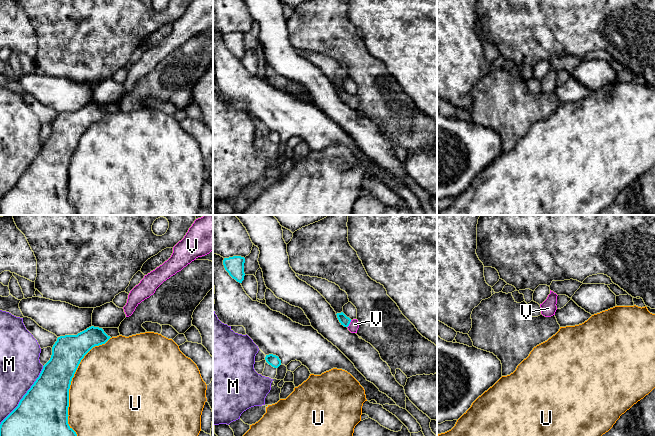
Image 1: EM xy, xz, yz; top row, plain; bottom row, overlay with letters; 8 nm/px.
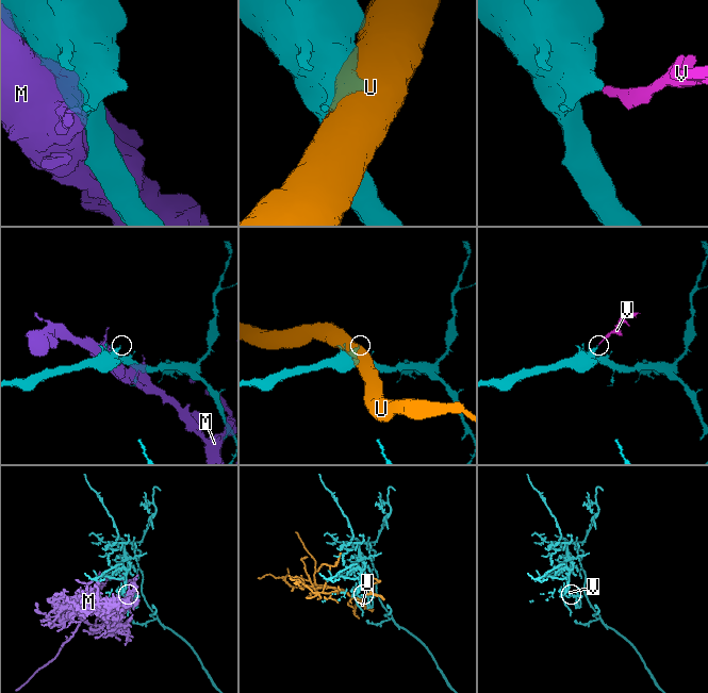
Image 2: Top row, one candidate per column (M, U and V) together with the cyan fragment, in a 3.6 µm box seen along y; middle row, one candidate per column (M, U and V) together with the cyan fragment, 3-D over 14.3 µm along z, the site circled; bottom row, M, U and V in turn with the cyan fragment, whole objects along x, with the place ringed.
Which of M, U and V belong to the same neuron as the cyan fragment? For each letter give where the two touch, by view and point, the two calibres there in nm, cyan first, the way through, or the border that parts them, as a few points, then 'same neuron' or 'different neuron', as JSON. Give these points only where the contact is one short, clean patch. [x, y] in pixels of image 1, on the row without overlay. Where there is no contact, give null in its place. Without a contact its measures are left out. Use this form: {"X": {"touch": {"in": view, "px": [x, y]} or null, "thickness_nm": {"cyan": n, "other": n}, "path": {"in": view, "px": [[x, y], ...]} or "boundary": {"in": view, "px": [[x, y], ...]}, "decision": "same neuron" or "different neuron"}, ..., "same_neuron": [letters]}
{"M": {"touch": {"in": "xy", "px": [24, 171]}, "thickness_nm": {"cyan": 440, "other": 320}, "decision": "different neuron"}, "U": {"touch": {"in": "xy", "px": [70, 160]}, "thickness_nm": {"cyan": 360, "other": 500}, "decision": "different neuron"}, "V": {"touch": {"in": "xz", "px": [349, 99]}, "thickness_nm": {"cyan": 80, "other": 80}, "path": {"in": "xz", "px": [[343, 95], [349, 99], [354, 100]]}, "decision": "same neuron"}, "same_neuron": ["V"]}

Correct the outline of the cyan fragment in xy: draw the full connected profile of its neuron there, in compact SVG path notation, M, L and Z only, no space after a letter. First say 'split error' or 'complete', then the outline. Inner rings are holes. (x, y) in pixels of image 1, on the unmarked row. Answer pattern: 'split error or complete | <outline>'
complete | M91 102L77 111L57 114L50 136L18 182L1 198L0 215L77 215L68 200L69 165L72 154L84 132L111 113L102 104Z

